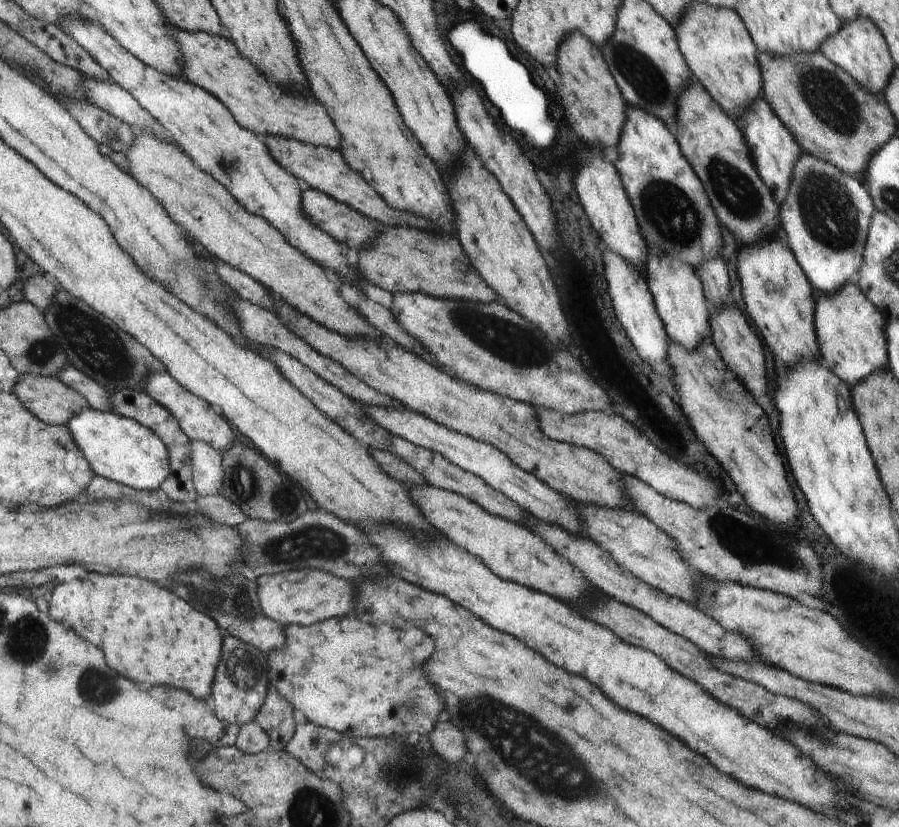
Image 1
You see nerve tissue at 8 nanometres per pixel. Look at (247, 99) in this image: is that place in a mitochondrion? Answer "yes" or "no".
no

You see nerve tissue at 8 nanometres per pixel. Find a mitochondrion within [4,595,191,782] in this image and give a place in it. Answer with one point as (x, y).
(107, 691)

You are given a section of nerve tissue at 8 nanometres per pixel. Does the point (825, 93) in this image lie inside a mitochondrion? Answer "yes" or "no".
yes

